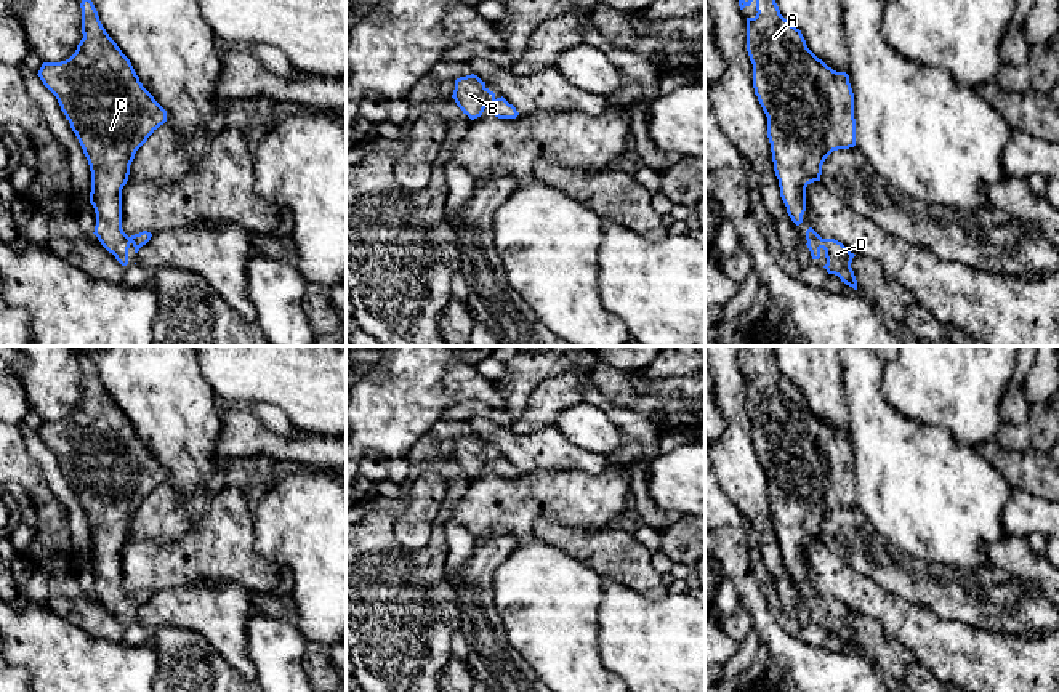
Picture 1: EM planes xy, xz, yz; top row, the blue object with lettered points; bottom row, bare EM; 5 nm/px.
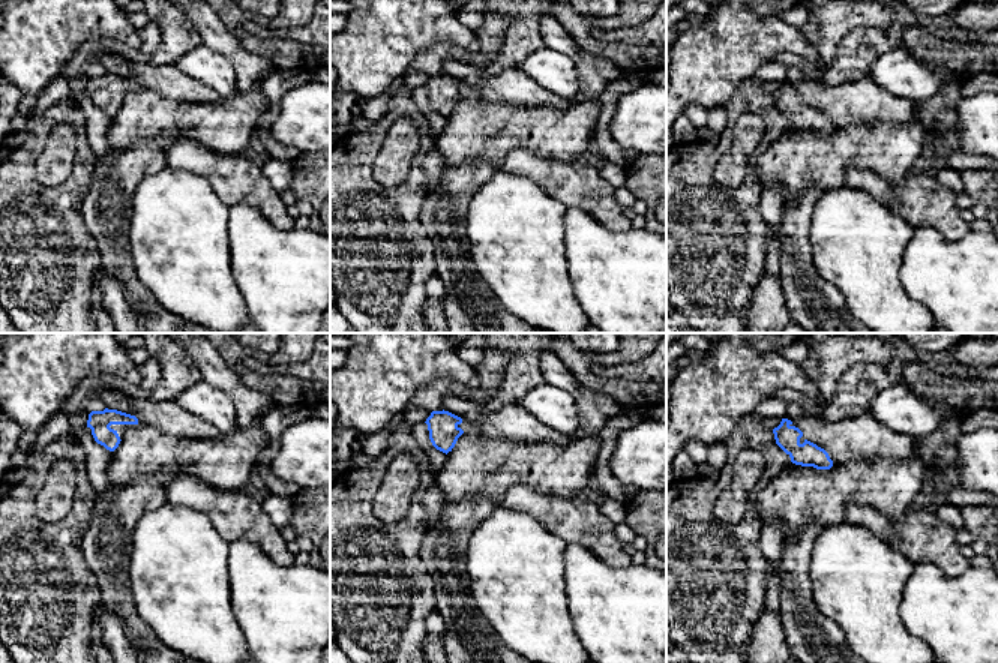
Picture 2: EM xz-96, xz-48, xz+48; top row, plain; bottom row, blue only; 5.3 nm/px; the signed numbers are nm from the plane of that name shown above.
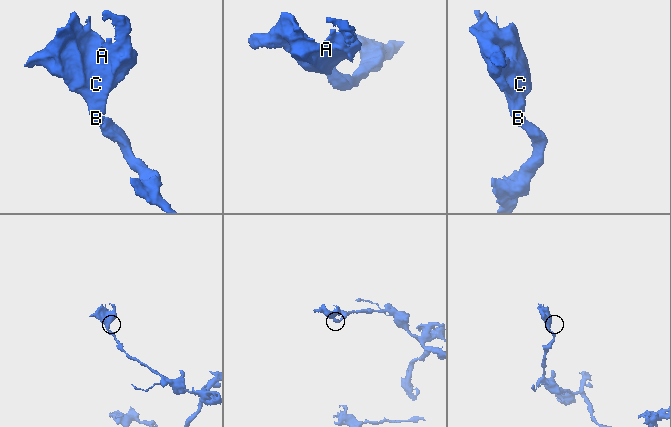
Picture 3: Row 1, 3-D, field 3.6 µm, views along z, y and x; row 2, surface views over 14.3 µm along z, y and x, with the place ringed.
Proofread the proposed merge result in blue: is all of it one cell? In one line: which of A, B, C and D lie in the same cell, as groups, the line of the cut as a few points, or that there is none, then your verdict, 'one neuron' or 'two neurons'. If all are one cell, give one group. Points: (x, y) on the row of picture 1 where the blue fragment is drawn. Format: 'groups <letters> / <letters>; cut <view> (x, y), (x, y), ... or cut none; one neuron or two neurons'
groups A B C D; cut none; one neuron

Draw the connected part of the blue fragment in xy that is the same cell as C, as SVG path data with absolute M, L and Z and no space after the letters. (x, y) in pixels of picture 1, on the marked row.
M82 0L82 34L75 53L61 62L43 62L38 77L56 96L70 123L91 171L90 203L96 213L95 235L122 264L128 264L128 248L135 253L152 234L143 231L128 237L122 229L122 189L128 181L136 151L167 122L167 111L143 86L130 59L103 27L91 0Z

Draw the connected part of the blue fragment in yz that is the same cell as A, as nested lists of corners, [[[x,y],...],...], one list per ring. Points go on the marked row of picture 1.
[[[756,0],[756,11],[755,18],[747,18],[747,51],[753,64],[753,88],[767,117],[767,138],[780,197],[788,216],[799,226],[806,211],[806,187],[820,181],[825,159],[833,151],[856,146],[854,93],[849,75],[833,70],[807,48],[801,30],[780,14],[775,0]]]

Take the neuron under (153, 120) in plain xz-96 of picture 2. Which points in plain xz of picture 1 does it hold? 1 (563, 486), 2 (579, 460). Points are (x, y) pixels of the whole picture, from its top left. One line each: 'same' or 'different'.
1: same
2: different

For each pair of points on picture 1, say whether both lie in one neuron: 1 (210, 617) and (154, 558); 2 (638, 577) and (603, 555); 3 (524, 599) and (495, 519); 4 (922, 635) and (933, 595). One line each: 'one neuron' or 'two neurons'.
1: two neurons
2: one neuron
3: two neurons
4: two neurons

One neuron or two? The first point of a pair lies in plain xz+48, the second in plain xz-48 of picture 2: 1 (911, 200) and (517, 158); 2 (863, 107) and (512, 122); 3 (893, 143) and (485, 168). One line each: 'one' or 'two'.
1: one
2: two
3: two

